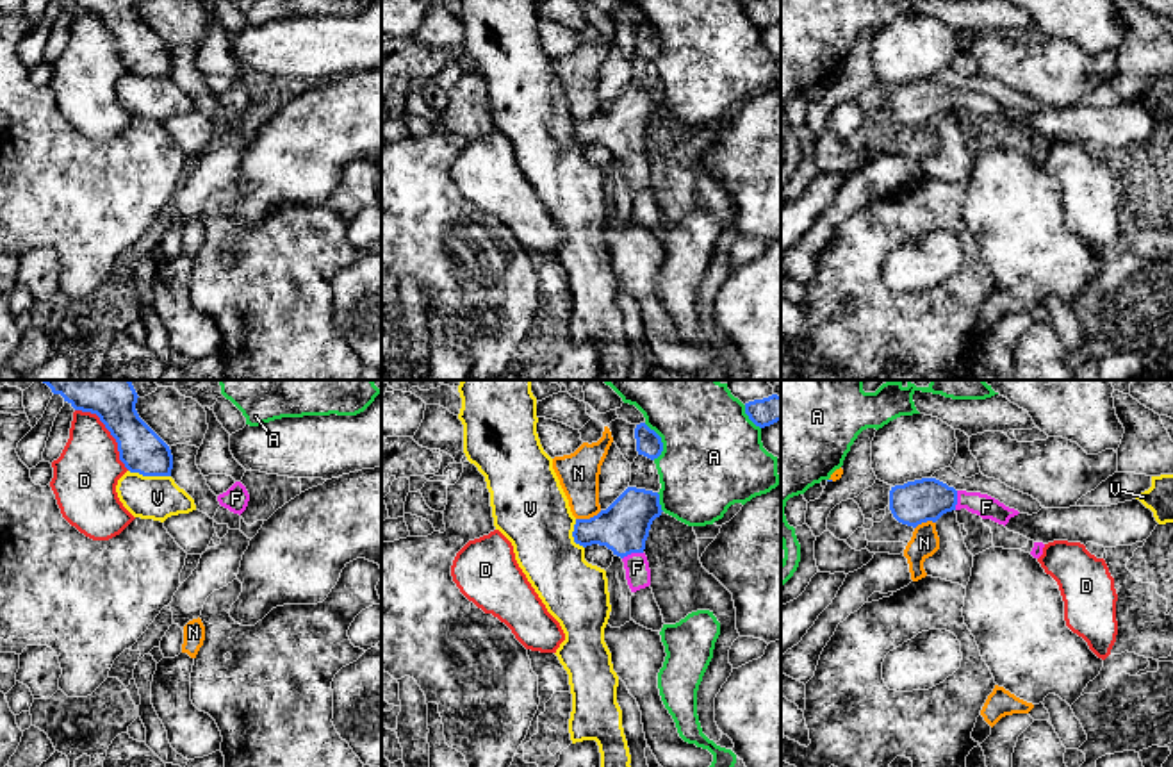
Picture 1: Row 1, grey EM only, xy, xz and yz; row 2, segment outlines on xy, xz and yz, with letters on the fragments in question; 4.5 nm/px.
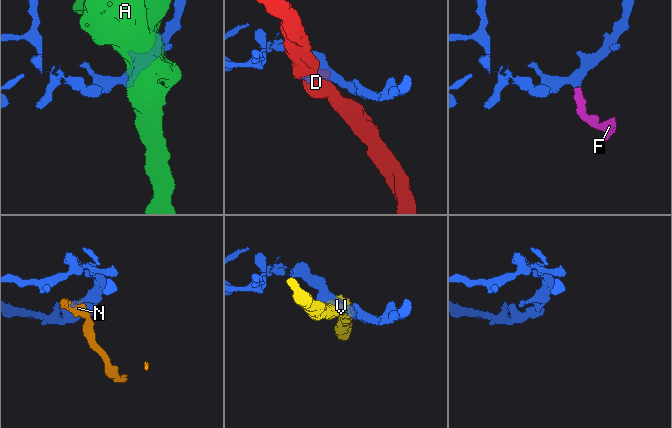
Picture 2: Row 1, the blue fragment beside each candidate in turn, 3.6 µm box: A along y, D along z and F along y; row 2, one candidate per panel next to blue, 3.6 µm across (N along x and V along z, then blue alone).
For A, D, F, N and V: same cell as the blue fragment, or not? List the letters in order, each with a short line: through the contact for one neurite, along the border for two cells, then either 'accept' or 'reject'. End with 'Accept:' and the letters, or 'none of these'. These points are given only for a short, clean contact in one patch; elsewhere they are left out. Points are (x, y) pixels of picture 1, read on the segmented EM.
A: reject
D: reject
F: accept
N: reject
V: reject
Accept: F

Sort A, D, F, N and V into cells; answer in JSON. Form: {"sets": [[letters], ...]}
{"sets": [["A"], ["D"], ["F"], ["N"], ["V"]]}

